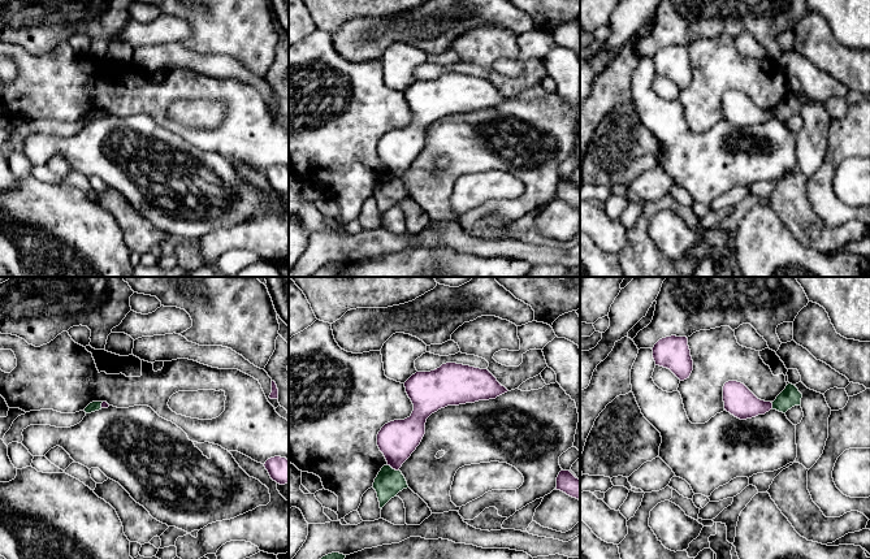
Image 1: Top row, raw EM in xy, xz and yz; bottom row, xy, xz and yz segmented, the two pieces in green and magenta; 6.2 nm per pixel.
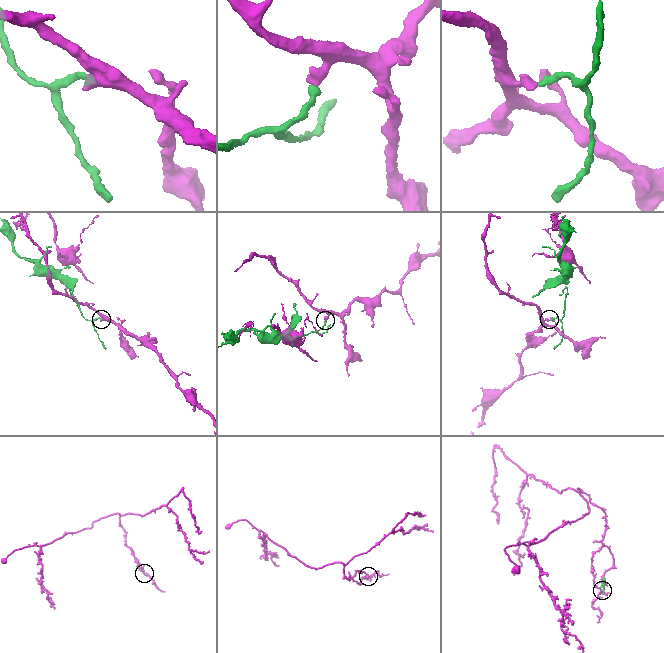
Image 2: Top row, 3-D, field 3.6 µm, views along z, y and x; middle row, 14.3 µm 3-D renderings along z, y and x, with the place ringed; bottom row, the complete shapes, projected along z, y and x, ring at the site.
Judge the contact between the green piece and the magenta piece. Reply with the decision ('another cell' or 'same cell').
another cell

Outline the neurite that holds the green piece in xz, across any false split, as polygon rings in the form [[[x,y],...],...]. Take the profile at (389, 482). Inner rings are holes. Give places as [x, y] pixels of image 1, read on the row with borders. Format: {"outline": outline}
{"outline": [[[384,465],[375,478],[373,486],[380,502],[380,508],[382,507],[399,491],[407,489],[407,481],[401,471],[393,469],[390,465]]]}

